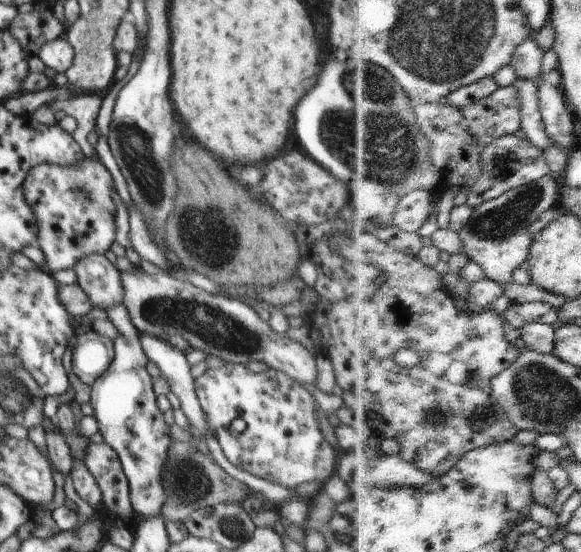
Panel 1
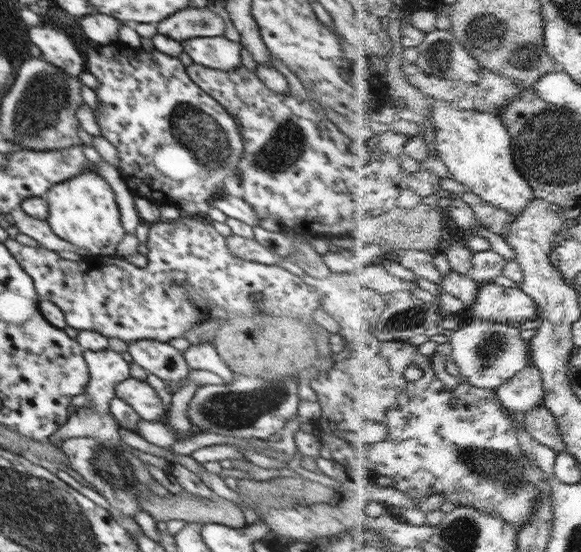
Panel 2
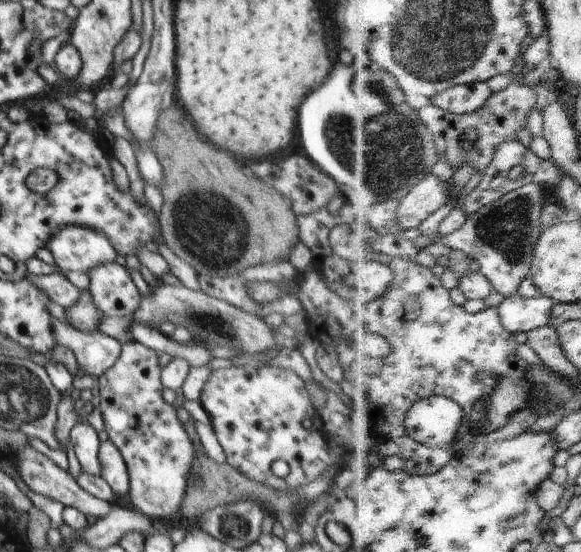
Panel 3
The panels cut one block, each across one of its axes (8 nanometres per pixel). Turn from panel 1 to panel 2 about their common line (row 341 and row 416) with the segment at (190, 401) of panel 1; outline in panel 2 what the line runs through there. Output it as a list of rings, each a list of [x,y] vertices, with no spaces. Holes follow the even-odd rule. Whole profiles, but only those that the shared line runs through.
[[[130,376],[116,384],[114,396],[125,400],[144,420],[163,422],[167,416],[167,411],[161,409],[162,399],[146,381],[140,382]]]

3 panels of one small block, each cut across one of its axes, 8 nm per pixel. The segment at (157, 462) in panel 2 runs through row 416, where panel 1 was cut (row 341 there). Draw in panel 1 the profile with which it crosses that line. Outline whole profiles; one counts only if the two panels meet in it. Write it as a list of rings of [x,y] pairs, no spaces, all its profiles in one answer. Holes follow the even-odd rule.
[[[94,332],[73,334],[69,346],[72,352],[72,372],[84,384],[92,385],[105,373],[115,357],[113,340]]]

